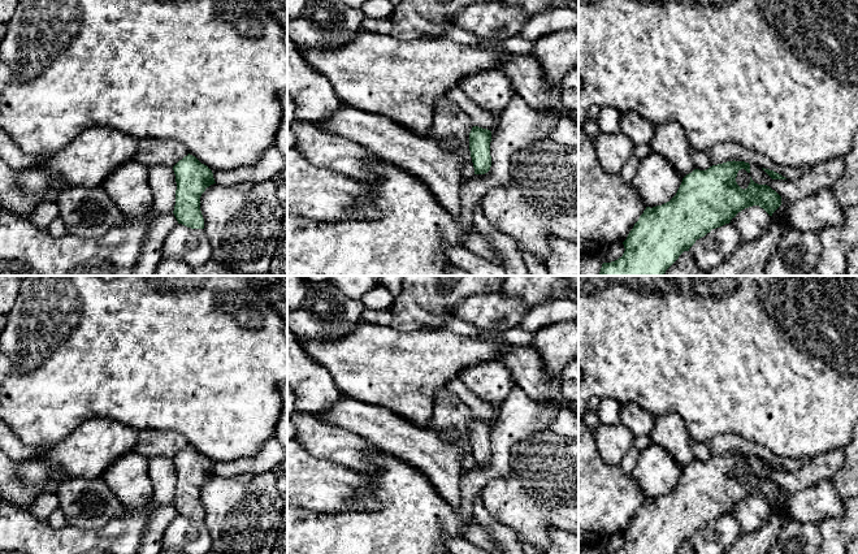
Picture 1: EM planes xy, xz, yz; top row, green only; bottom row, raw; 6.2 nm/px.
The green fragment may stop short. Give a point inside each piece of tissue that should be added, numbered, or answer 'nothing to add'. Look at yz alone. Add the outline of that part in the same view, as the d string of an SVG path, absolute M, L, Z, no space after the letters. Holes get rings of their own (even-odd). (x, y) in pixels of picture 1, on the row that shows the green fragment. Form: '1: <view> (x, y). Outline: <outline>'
nothing to add

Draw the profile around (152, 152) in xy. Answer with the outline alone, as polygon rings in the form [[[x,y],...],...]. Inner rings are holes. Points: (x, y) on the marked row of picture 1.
[[[139,139],[136,160],[144,166],[170,166],[188,155],[187,148],[173,139]]]

